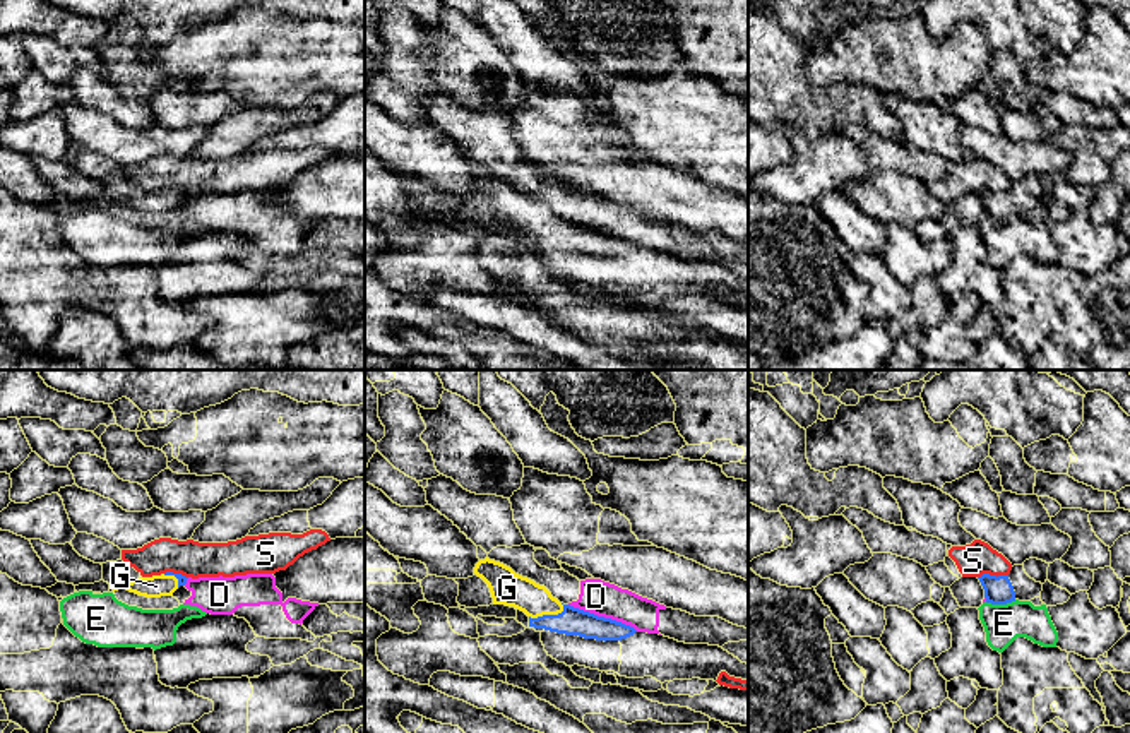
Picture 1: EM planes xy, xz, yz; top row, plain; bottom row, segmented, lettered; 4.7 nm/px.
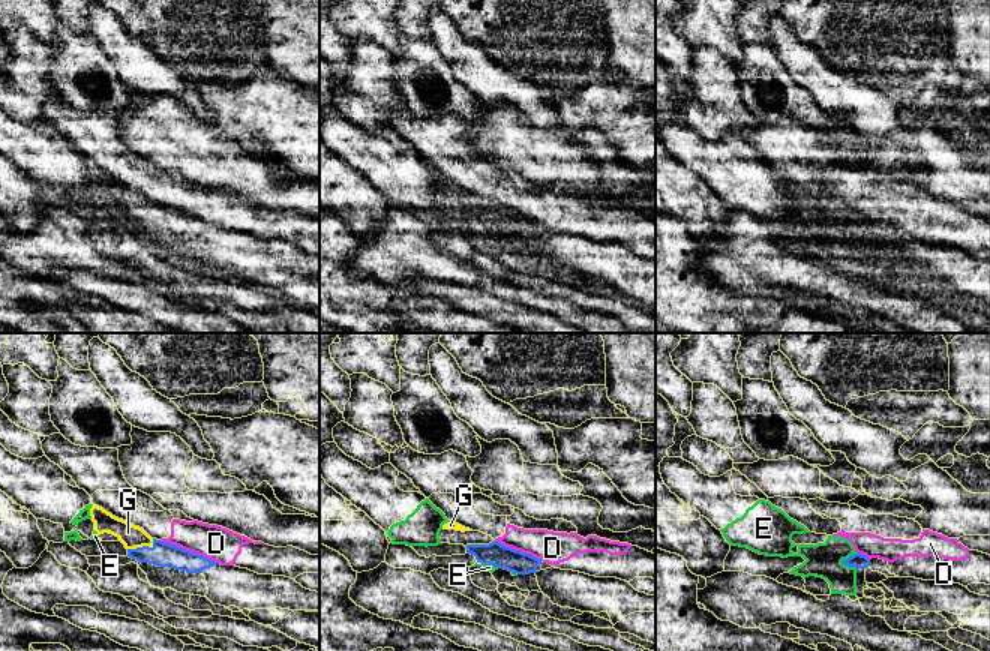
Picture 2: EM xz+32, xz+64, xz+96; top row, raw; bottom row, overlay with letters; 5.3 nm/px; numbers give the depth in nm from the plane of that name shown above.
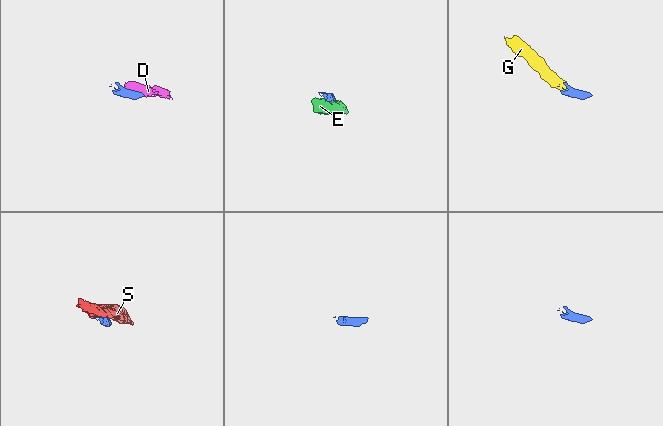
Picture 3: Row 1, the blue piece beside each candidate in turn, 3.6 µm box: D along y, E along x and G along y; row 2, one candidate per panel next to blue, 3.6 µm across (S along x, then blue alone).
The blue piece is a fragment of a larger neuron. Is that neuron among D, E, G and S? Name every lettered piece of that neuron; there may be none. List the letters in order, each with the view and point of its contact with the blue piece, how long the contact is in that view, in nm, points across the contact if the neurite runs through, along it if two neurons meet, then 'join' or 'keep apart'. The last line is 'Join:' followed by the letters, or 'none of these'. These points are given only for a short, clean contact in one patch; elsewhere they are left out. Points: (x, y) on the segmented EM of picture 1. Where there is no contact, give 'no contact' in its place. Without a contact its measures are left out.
D: xz (603, 617) | 360 nm | along xz (569, 603), (620, 620), (637, 631) | keep apart
E: yz (1000, 603) | 150 nm | along yz (1016, 600), (1005, 603), (985, 601) | keep apart
G: xz (548, 615) | 180 nm | across xz (572, 620), (548, 615), (531, 598), (507, 588) | join
S: yz (992, 576) | 140 nm | keep apart
Join: G

